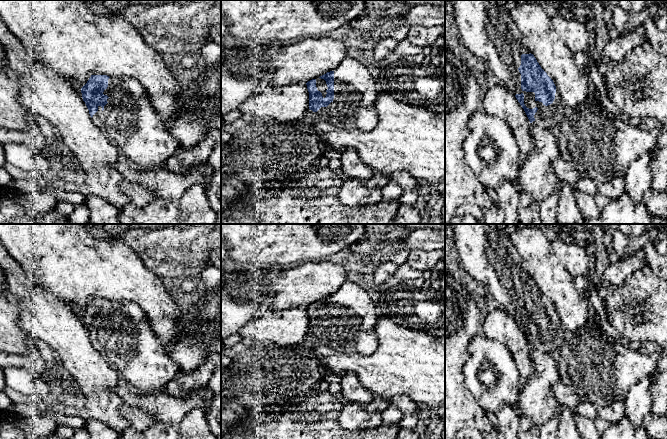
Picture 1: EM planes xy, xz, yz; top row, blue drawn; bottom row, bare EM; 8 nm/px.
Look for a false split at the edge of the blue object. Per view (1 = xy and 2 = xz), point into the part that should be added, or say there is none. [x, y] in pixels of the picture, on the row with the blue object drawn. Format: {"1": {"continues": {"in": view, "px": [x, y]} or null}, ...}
{"1": {"continues": {"in": "xy", "px": [129, 121]}}, "2": {"continues": {"in": "xz", "px": [355, 91]}}}

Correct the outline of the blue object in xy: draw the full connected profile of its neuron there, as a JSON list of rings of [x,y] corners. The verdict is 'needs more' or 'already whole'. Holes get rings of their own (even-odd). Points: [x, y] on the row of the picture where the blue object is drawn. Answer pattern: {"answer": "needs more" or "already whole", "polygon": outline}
{"answer": "needs more", "polygon": [[[91,75],[81,93],[94,125],[119,148],[121,154],[141,167],[162,167],[170,157],[181,151],[178,141],[151,105],[145,87],[136,79]]]}

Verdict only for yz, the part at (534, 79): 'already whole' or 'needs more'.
needs more

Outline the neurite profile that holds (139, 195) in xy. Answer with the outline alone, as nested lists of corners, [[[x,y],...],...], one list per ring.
[[[124,179],[120,183],[120,189],[128,195],[130,203],[137,207],[144,207],[148,203],[160,199],[158,194],[149,187]]]

